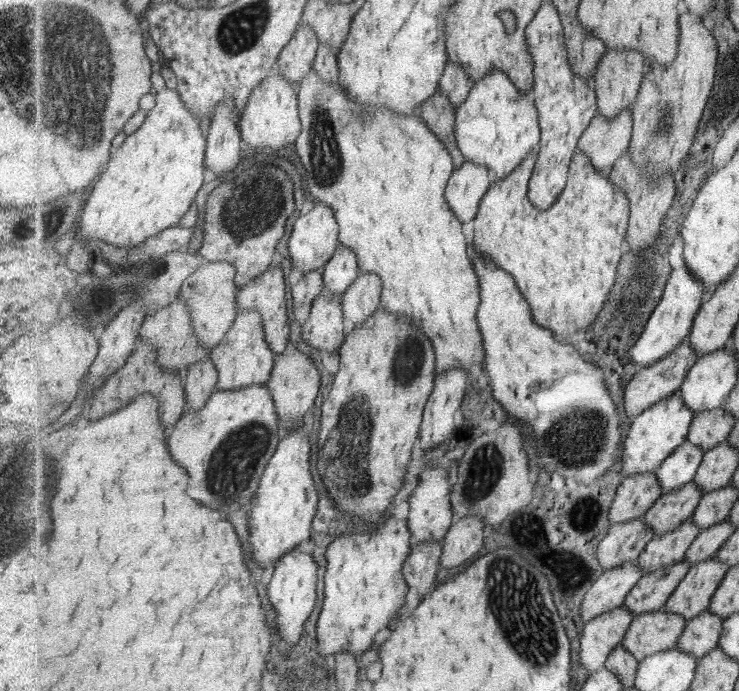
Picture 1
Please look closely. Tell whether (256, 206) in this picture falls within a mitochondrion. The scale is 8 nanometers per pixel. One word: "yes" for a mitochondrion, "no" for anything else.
yes

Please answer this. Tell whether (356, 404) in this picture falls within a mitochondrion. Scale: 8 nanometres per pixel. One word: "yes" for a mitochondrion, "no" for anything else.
yes

